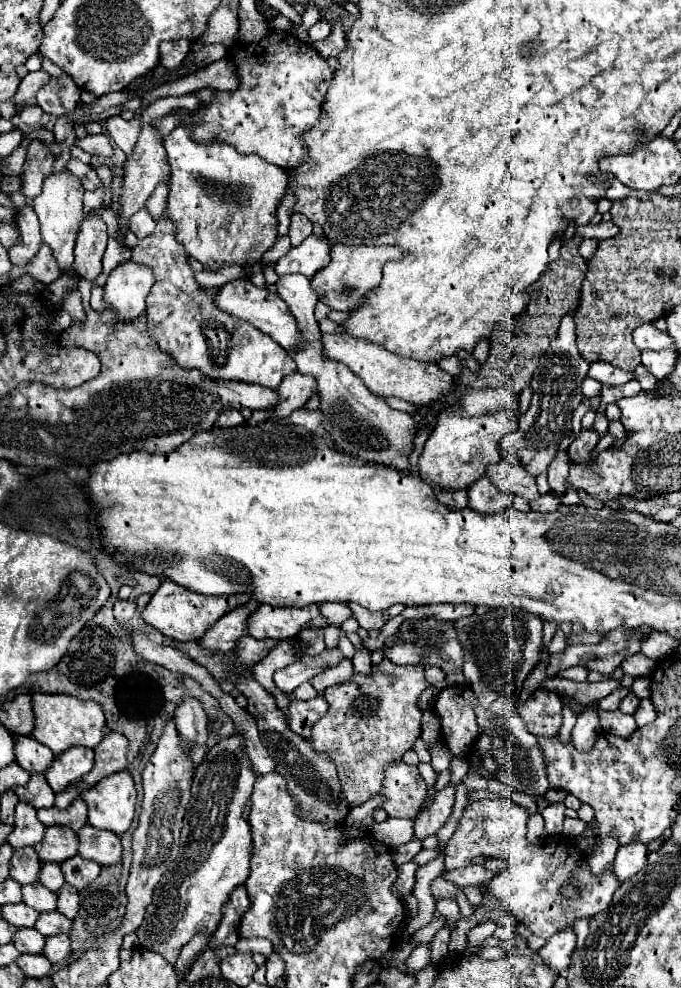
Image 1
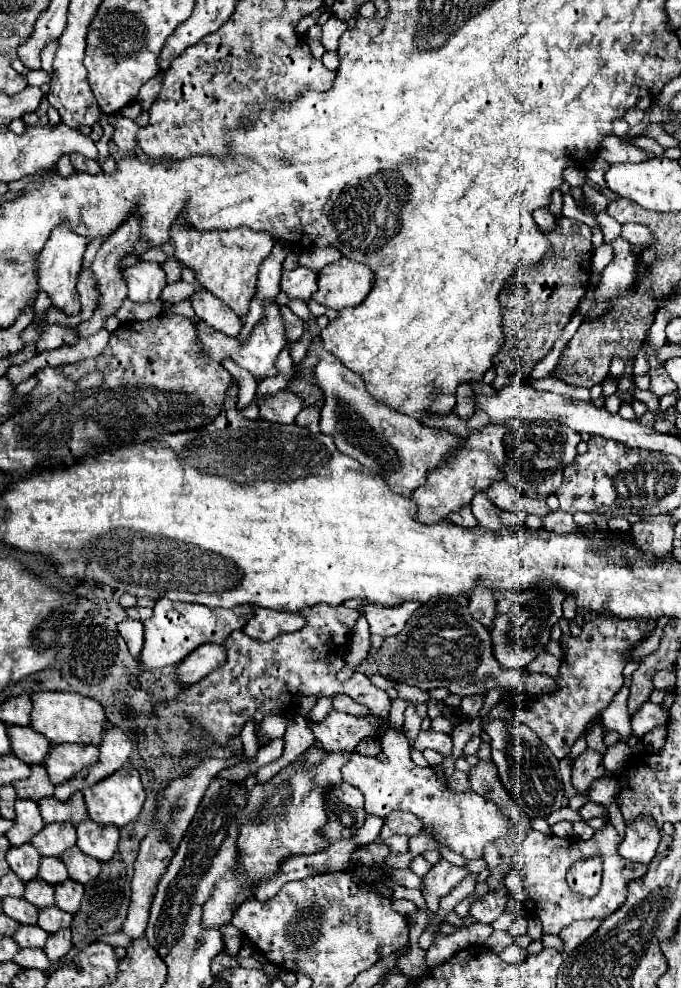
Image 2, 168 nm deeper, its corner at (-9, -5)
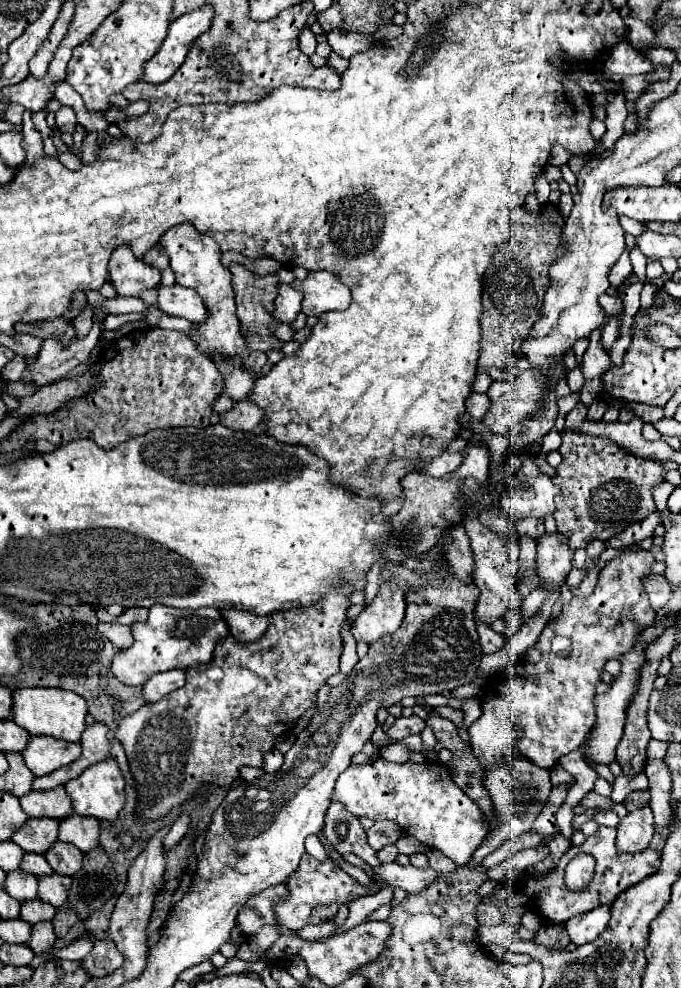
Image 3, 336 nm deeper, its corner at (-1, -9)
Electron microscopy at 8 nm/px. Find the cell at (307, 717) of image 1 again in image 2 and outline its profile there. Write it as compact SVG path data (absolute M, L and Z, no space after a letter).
M332 710L330 716L312 726L312 732L316 740L324 746L324 750L342 752L342 750L354 750L362 740L370 736L382 736L392 728L392 722L378 718L378 716L352 716Z

